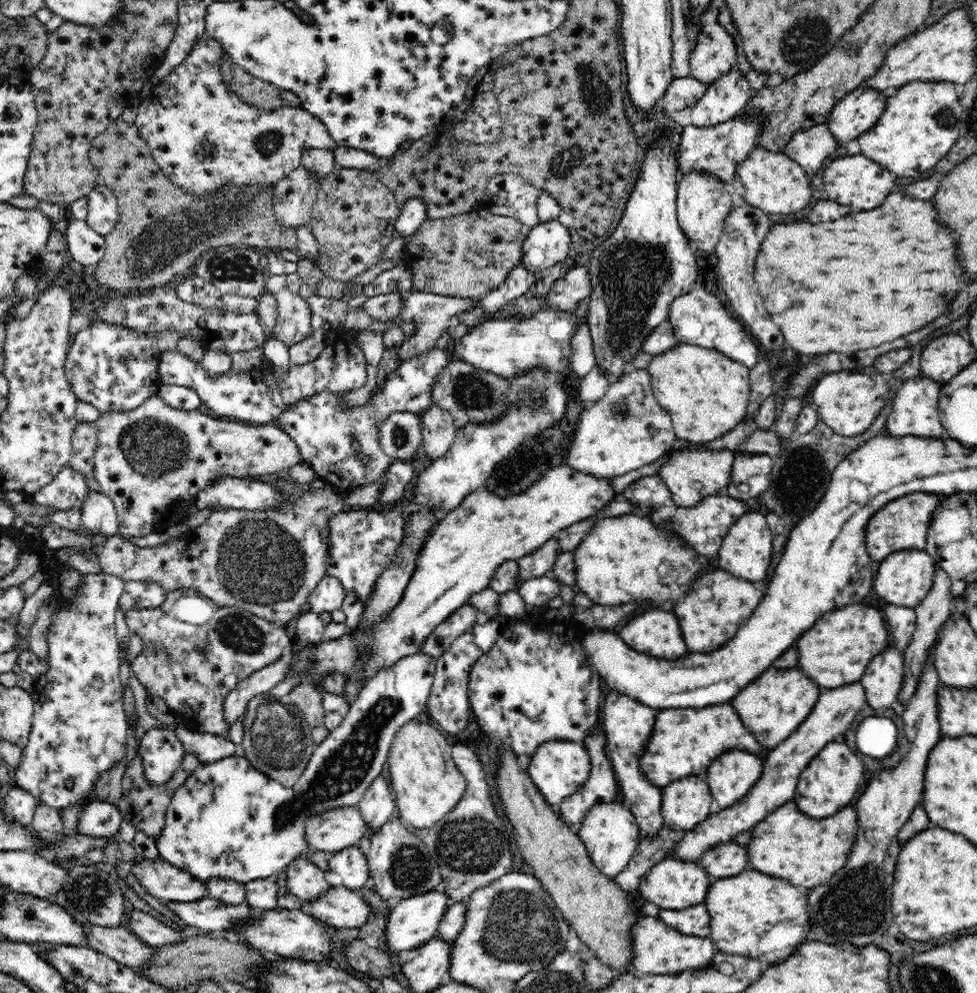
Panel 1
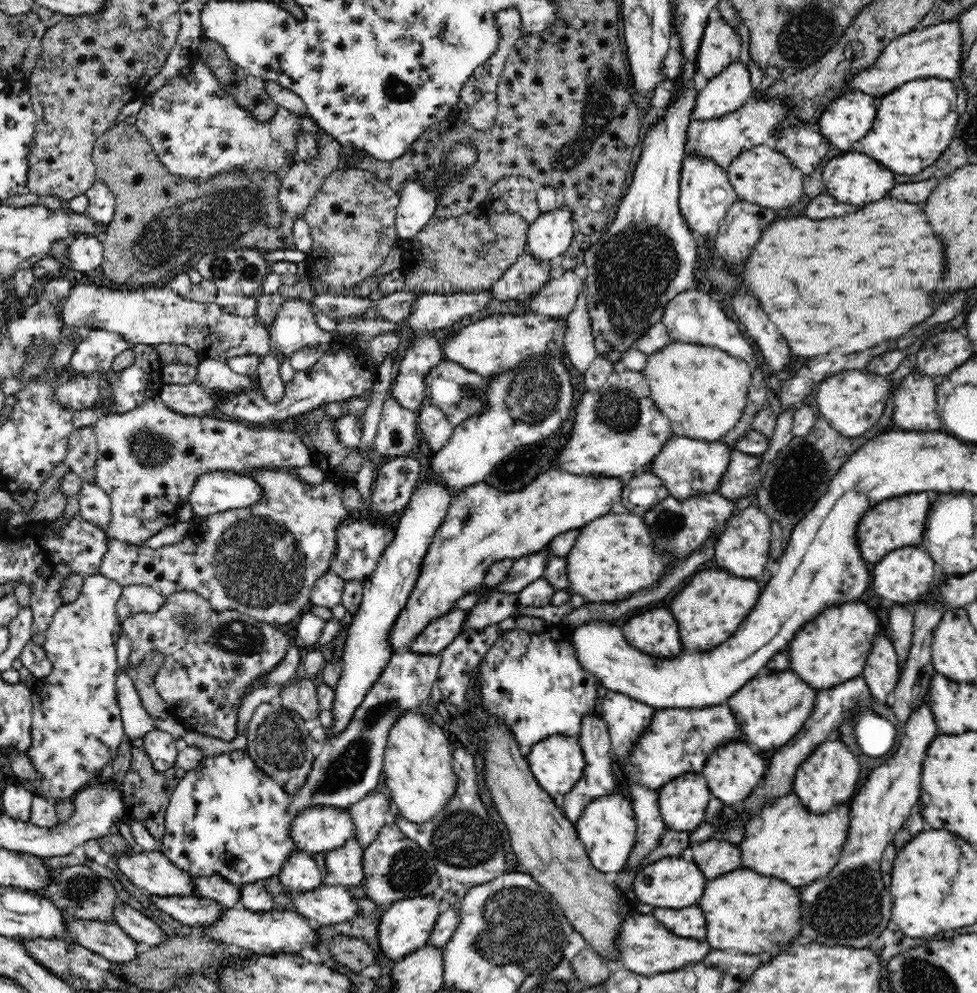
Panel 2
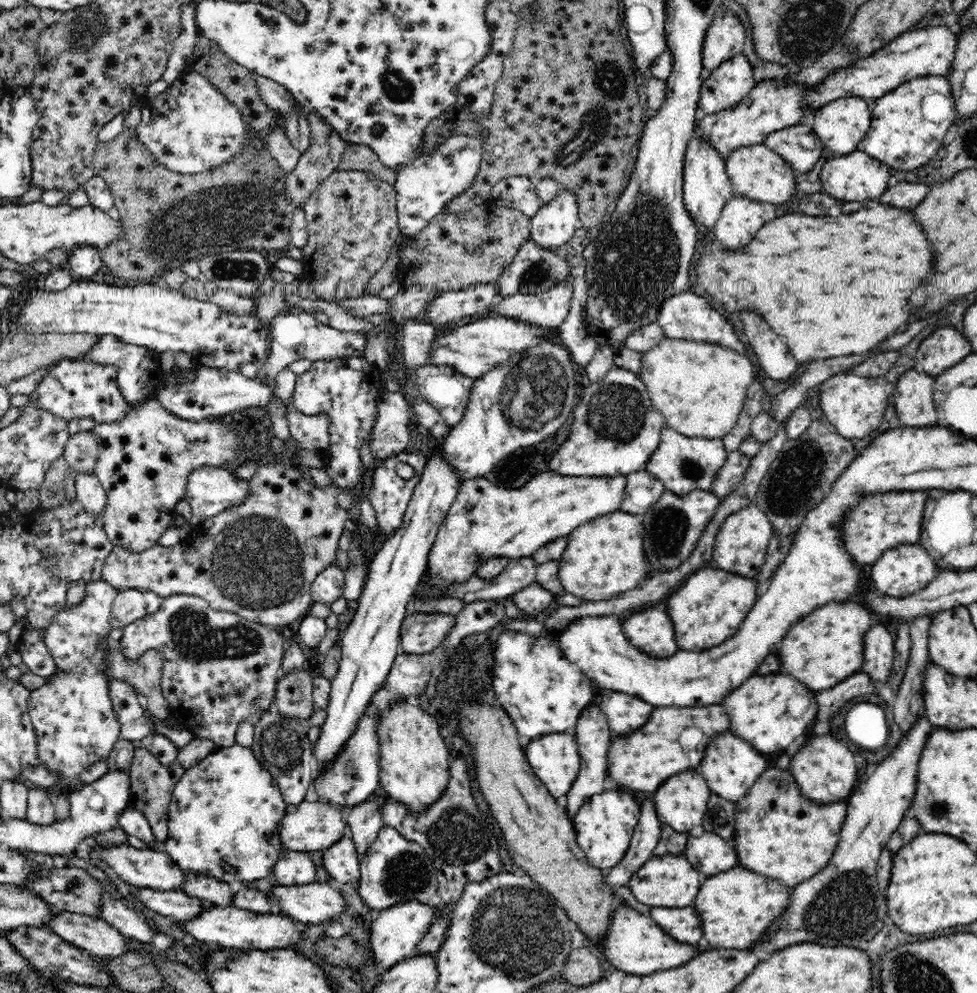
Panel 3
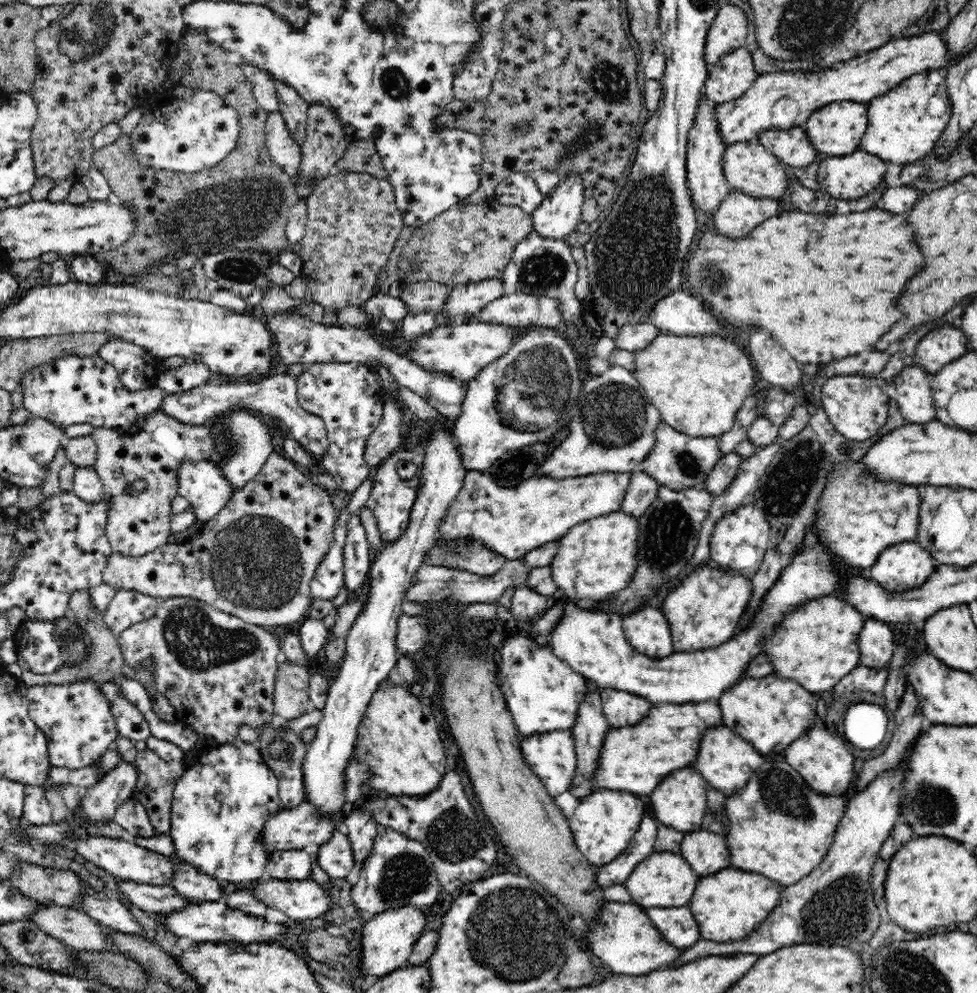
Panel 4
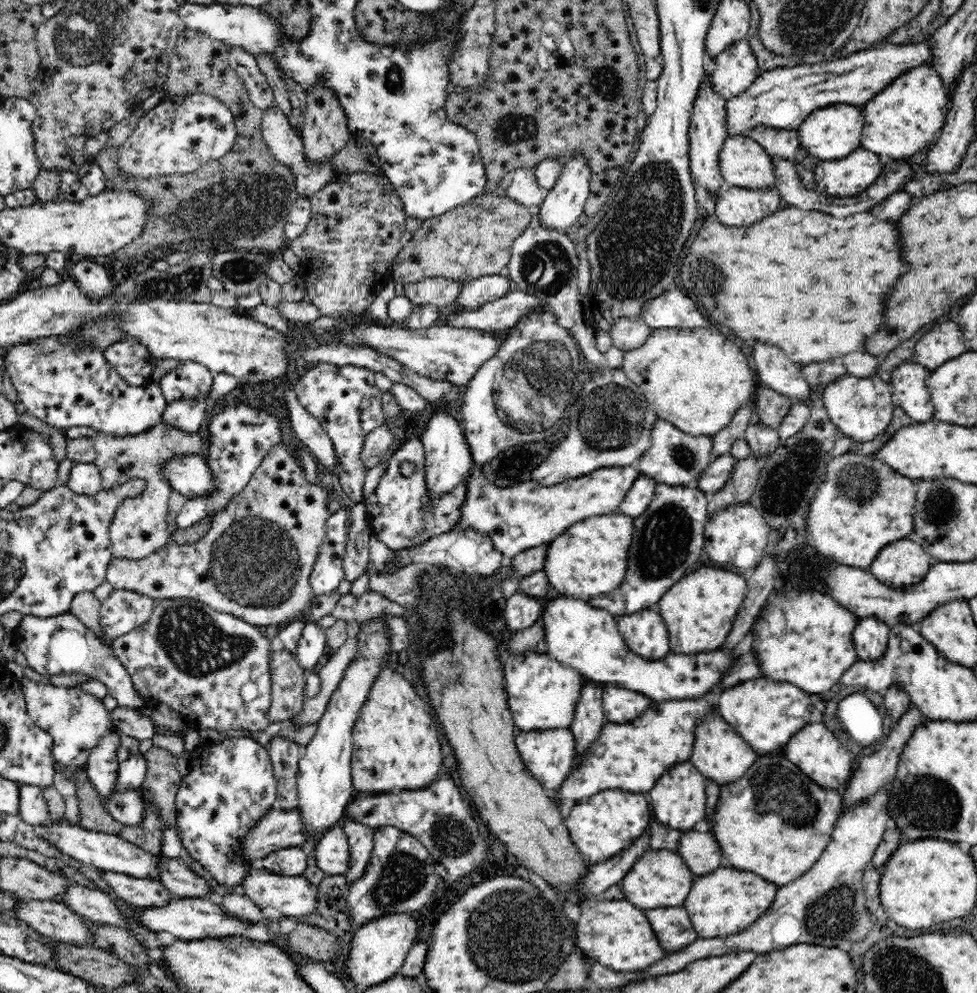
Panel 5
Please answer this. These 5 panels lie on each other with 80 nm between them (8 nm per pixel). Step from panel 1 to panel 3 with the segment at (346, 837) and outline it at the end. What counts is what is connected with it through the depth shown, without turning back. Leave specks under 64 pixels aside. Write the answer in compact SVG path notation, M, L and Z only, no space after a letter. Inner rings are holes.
M302 801L298 804L297 810L293 813L285 813L281 820L277 822L275 828L275 838L280 842L280 846L294 851L314 852L315 850L325 850L341 837L348 835L348 828L345 820L345 812L332 802Z

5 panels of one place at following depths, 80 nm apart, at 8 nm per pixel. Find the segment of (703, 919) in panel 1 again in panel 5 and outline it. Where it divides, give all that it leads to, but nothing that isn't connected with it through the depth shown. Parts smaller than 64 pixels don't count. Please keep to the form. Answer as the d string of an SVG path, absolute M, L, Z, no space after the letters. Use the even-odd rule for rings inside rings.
M682 906L646 909L645 915L648 916L658 940L662 942L662 948L670 950L670 953L686 948L698 938L696 932L692 932L688 912L684 912Z

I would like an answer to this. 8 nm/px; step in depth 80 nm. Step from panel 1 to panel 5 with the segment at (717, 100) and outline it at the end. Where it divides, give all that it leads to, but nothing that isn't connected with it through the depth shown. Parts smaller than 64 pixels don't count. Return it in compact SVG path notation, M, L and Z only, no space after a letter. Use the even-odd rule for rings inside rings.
M747 39L730 44L714 57L714 61L716 68L711 72L712 85L715 92L727 100L744 92L760 73Z

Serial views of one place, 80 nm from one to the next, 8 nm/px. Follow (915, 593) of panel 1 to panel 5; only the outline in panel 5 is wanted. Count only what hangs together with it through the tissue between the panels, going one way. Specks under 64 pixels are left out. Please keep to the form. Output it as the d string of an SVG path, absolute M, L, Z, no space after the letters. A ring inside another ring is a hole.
M907 537L893 541L881 548L868 571L890 588L906 588L924 580L929 568L935 563L936 560L932 558L932 555L929 555L912 537Z

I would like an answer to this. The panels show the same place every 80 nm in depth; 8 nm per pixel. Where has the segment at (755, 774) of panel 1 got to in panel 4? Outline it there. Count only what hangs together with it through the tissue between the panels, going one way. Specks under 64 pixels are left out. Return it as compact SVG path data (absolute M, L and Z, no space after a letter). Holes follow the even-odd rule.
M714 726L704 734L700 752L696 756L696 762L693 765L709 786L719 790L719 794L732 796L732 792L742 789L752 778L755 770L762 766L762 755L748 744L747 740L742 740L736 736L730 728L726 726Z

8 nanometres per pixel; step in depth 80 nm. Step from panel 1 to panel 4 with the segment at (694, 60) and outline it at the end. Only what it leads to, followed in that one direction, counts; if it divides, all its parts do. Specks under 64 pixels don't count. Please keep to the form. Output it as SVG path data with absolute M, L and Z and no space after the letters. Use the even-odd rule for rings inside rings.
M729 2L721 5L716 18L709 26L705 46L705 61L716 64L724 54L745 46L748 35L748 18L742 8Z

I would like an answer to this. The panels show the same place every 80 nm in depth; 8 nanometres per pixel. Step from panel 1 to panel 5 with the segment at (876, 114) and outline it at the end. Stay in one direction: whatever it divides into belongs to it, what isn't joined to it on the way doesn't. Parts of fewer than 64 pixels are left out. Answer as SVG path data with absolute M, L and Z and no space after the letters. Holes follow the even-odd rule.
M835 104L816 109L797 128L797 146L807 154L817 156L820 161L843 159L856 149L862 148L864 115L859 107L849 104Z

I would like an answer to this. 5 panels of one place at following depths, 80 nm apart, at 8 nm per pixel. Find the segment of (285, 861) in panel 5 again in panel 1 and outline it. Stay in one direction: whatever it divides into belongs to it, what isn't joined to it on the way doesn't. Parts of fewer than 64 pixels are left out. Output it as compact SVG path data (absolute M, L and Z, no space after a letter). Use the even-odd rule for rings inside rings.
M305 856L291 861L286 872L289 893L302 903L320 898L326 890L331 888L325 880L325 873Z

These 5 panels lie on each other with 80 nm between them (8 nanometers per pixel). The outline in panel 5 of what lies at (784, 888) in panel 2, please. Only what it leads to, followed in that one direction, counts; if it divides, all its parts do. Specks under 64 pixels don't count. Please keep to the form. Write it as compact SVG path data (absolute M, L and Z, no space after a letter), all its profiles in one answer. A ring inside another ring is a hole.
M721 866L718 870L698 876L692 884L692 890L686 898L686 910L690 920L702 938L716 938L716 936L734 936L736 932L748 928L752 922L758 920L768 910L776 897L776 884L752 874L740 872L733 867Z

